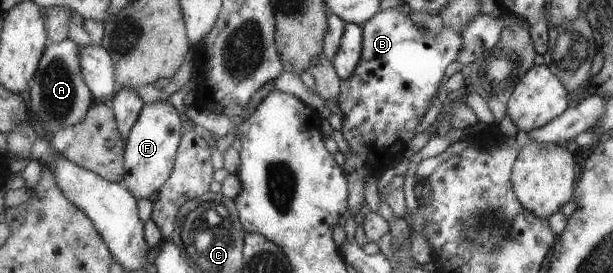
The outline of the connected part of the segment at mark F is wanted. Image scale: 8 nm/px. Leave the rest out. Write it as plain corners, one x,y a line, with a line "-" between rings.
155,100
151,103
143,103
138,112
134,125
130,128
128,137
125,139
125,146
123,149
123,172
124,177
121,184
124,189
129,190
132,197
148,198
150,194
156,190
166,181
173,168
173,161
175,160
175,153
181,138
181,124
182,119
175,107
172,107
166,100

